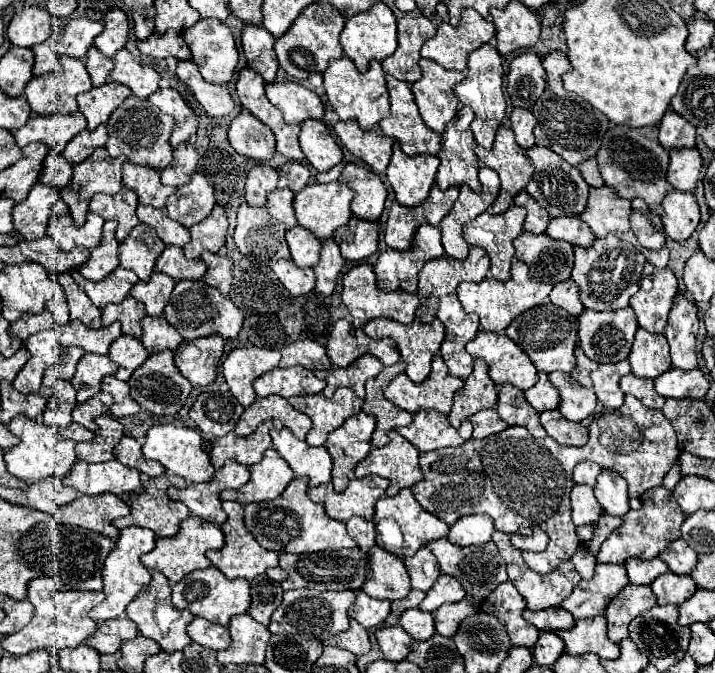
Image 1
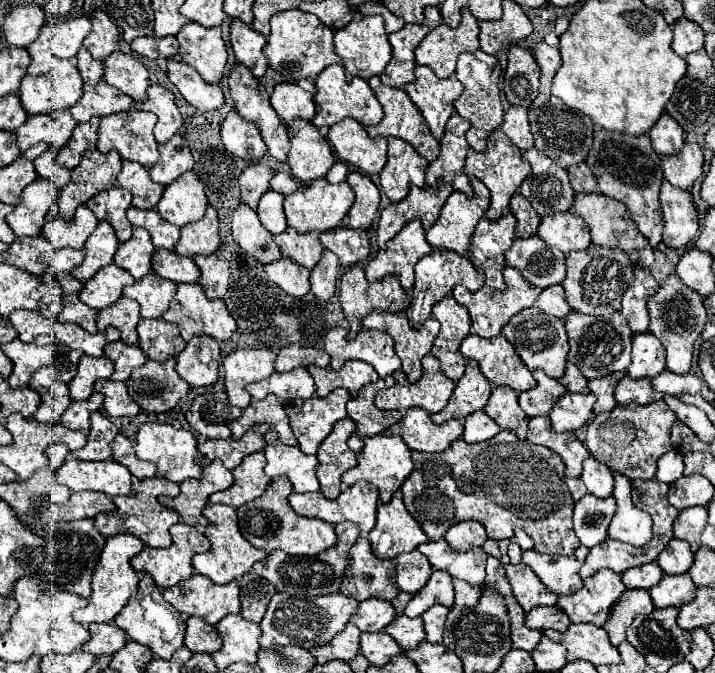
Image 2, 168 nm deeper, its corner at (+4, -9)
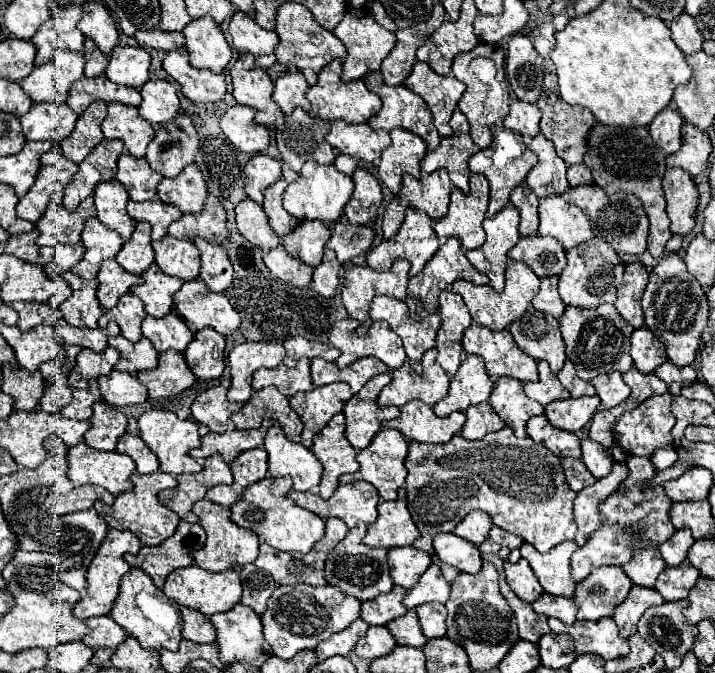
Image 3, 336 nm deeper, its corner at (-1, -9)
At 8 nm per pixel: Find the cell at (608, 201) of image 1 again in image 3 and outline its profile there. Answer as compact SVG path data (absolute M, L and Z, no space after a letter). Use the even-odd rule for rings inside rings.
M597 185L591 187L571 187L563 193L563 199L575 207L579 207L589 219L597 237L605 239L619 255L643 255L647 251L647 235L649 235L649 219L641 207L641 201L635 195L613 193L607 195Z

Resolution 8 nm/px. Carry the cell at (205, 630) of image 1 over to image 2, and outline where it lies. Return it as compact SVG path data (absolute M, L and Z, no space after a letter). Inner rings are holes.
M188 617L184 645L192 653L212 655L214 651L218 651L218 647L222 647L222 639L220 639L214 625L210 625L210 623L206 623L204 619L198 619L198 617Z

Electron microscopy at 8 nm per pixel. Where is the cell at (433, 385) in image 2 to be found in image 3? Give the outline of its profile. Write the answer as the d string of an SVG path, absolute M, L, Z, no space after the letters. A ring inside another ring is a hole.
M429 349L423 355L423 375L417 375L411 369L409 361L405 361L391 375L393 375L393 383L383 387L383 391L379 393L379 399L377 399L377 403L381 407L385 407L385 405L403 407L413 399L419 399L425 405L433 407L435 403L439 403L439 399L443 399L447 395L449 383L451 383L447 373L437 363L435 349Z

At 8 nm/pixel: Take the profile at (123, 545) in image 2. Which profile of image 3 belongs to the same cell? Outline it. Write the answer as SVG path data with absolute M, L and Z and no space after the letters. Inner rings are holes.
M109 529L105 541L101 543L93 563L87 569L87 591L85 595L79 599L79 603L73 607L73 615L81 621L89 619L89 617L99 617L99 615L109 615L113 609L115 599L119 597L121 591L121 579L123 575L127 575L127 571L131 571L129 563L125 561L125 553L139 553L141 549L141 541L137 539L137 535L133 535L131 531L113 531Z

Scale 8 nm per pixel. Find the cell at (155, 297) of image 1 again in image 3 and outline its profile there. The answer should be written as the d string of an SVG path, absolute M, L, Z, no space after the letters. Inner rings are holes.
M155 263L141 277L143 283L131 287L131 293L145 303L145 313L149 313L151 317L163 317L171 313L175 293L183 285L183 281L165 275Z

